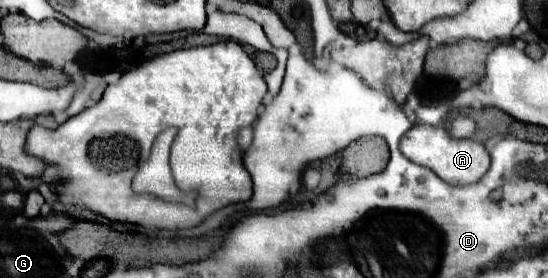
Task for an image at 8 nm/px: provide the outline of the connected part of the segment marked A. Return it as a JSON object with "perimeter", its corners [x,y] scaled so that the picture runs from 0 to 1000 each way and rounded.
{"perimeter":[[[776,442],[754,450],[735,486],[732,543],[743,572],[757,579],[761,594],[783,601],[812,658],[823,658],[823,665],[867,658],[885,629],[885,615],[892,601],[892,550],[885,543],[881,514],[863,507],[863,500],[830,500],[819,486],[819,471],[812,457],[794,457],[794,450],[776,450]]]}

